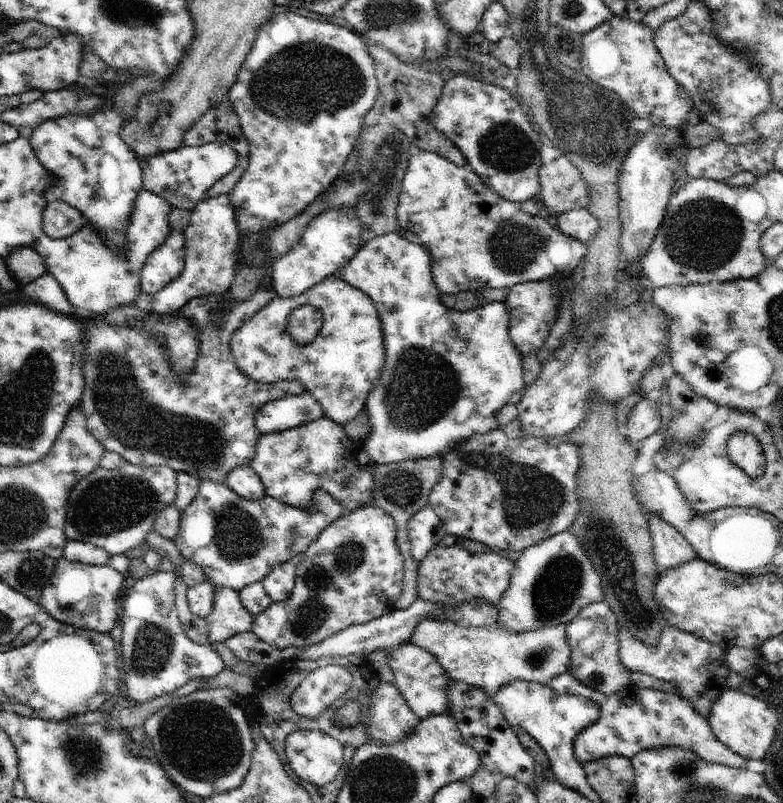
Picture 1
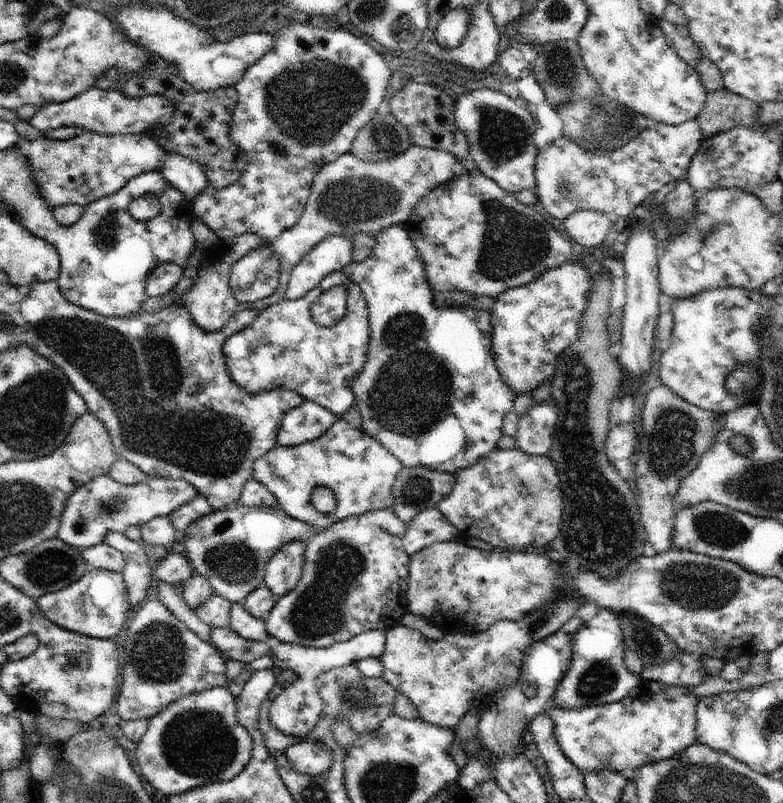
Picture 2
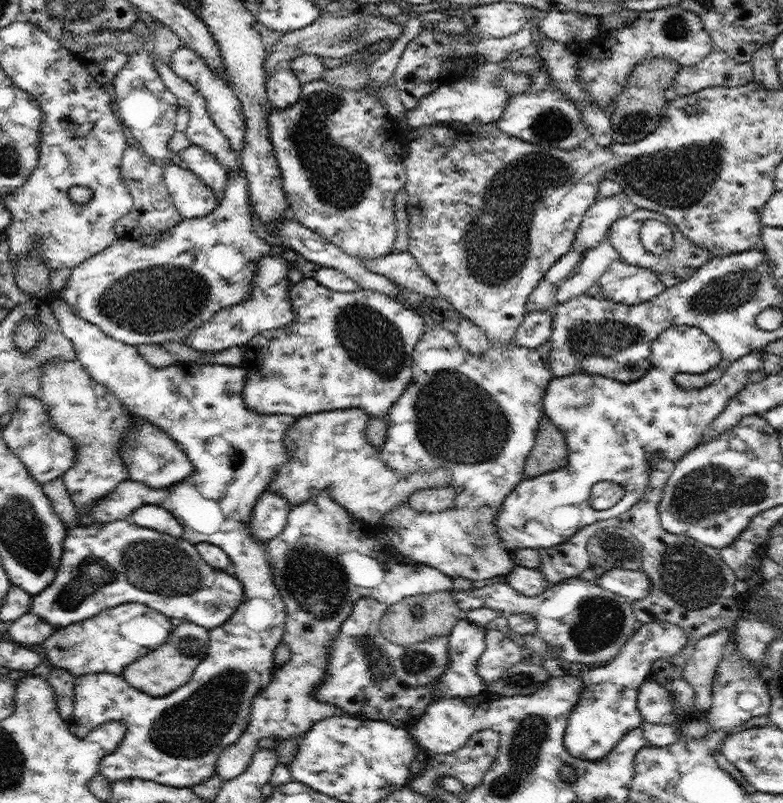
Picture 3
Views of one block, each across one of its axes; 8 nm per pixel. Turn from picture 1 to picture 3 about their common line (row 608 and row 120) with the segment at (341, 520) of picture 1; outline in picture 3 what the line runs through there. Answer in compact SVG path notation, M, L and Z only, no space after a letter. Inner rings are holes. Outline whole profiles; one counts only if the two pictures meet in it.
M324 79L301 86L300 98L285 109L270 108L267 114L269 137L274 149L293 217L306 228L341 248L348 256L382 258L394 252L397 235L395 198L407 181L404 159L409 144L392 140L396 120L384 108L378 90L340 88Z

